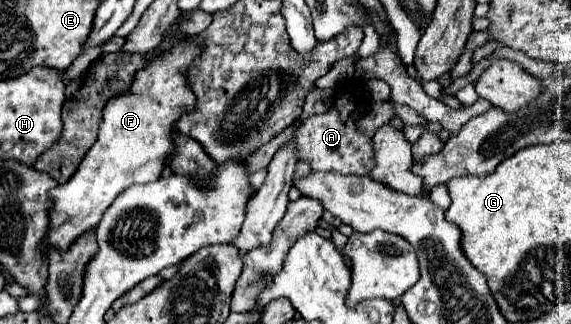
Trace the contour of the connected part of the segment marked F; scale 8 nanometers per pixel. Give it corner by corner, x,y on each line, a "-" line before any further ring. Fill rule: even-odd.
190,43
184,45
174,45
168,53
160,55
160,59
156,59
148,69
138,71
138,75
134,77
134,85
112,97
106,103
104,109
104,117
100,123
100,131
98,131
98,139
96,143
90,147
90,151
86,153
86,159
82,159
78,171
68,179
68,183
58,185
54,189
50,189
50,225
48,231
42,239
42,247
44,247
44,255
48,251
52,251
52,247
56,251
68,251
70,243
74,243
74,239
78,239
80,235
84,235
86,231
94,229
100,219
102,213
110,207
110,203
130,185
134,183
150,183
156,181
172,153
172,131
174,131
174,123
178,121
178,117
194,107
194,93
190,91
188,83
186,83
186,67
192,63
192,59
200,55
200,47
194,47

